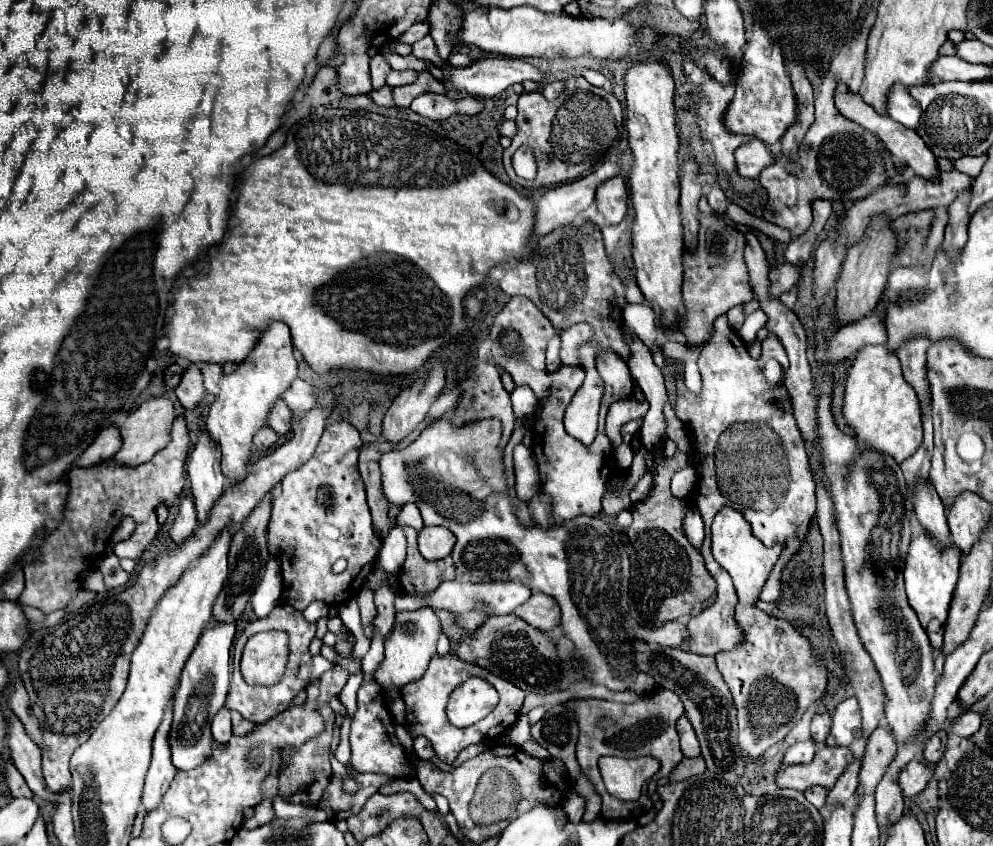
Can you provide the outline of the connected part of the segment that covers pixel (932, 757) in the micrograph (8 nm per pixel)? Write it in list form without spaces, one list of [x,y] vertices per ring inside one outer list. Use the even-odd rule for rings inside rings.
[[[940,730],[940,732],[936,732],[936,736],[932,736],[932,738],[926,742],[924,758],[926,758],[930,764],[938,764],[938,762],[940,762],[940,758],[944,756],[944,752],[946,752],[944,736],[946,736],[946,732],[944,732],[944,730]]]

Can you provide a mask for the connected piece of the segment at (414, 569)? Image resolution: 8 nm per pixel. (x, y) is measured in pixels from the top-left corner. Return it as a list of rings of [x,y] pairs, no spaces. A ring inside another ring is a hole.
[[[408,526],[404,530],[406,530],[406,540],[408,540],[408,556],[404,560],[400,574],[416,574],[414,578],[410,578],[410,588],[416,588],[416,594],[428,594],[434,588],[438,588],[440,582],[454,580],[454,566],[446,560],[436,560],[436,562],[424,560],[416,546],[418,532]]]

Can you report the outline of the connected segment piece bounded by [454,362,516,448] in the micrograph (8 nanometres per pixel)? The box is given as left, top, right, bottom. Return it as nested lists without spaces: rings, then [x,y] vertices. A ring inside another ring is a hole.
[[[490,362],[476,364],[476,374],[464,382],[464,396],[454,414],[454,424],[464,424],[482,418],[500,418],[502,422],[502,448],[506,446],[514,430],[514,414],[510,406],[510,394],[500,382],[496,366]]]

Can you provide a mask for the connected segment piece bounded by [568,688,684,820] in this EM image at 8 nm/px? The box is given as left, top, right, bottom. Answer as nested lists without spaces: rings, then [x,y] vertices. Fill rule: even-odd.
[[[656,690],[650,694],[644,694],[634,704],[618,704],[608,700],[594,700],[594,698],[574,698],[568,702],[568,708],[574,710],[576,722],[580,726],[580,736],[576,744],[576,760],[586,772],[586,776],[596,786],[596,792],[602,796],[602,818],[606,820],[636,820],[646,810],[652,808],[650,798],[638,798],[634,802],[622,802],[608,794],[604,788],[604,782],[598,772],[598,758],[600,756],[622,756],[622,758],[640,758],[640,756],[652,756],[660,762],[660,776],[668,776],[670,770],[682,760],[680,752],[680,740],[676,732],[676,720],[684,714],[684,706],[680,704],[680,698],[674,692],[668,690]],[[600,718],[612,718],[616,724],[610,728],[600,728]]]

